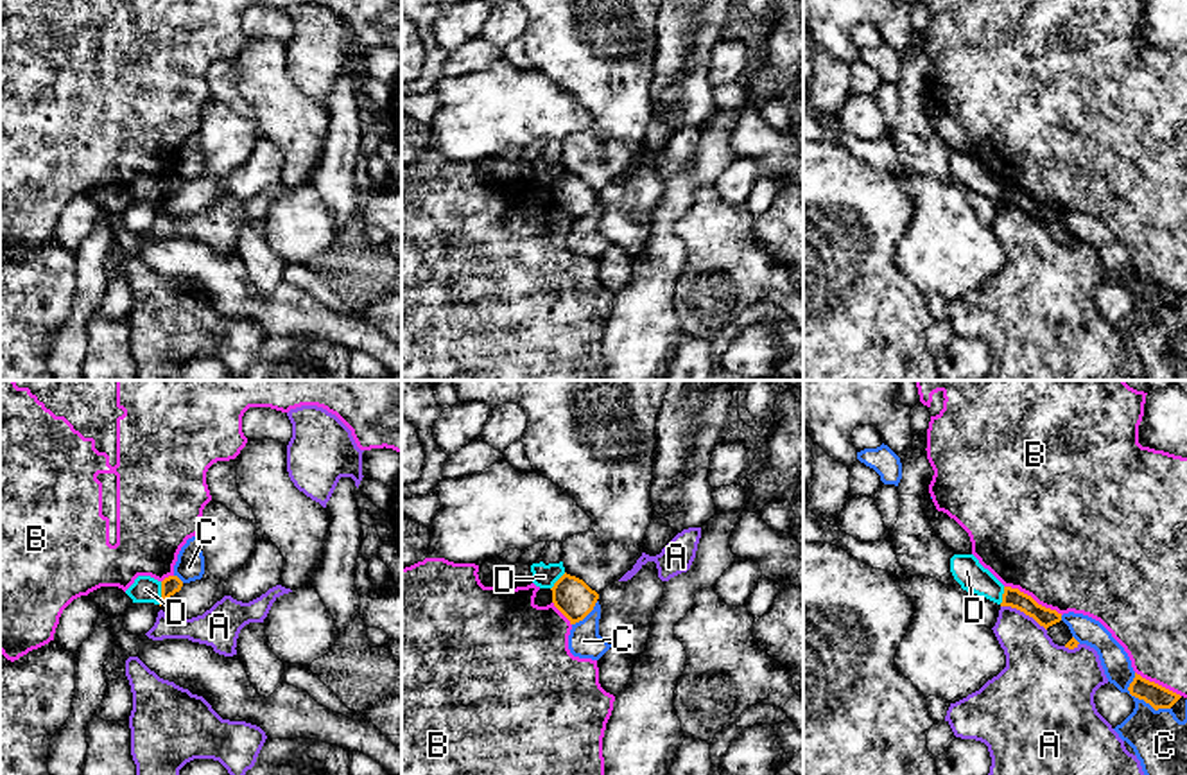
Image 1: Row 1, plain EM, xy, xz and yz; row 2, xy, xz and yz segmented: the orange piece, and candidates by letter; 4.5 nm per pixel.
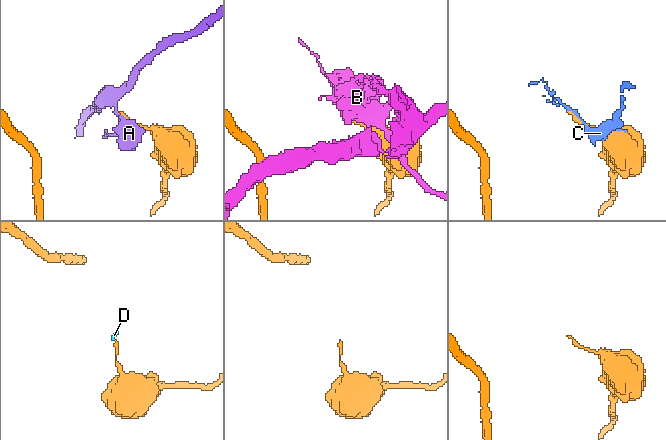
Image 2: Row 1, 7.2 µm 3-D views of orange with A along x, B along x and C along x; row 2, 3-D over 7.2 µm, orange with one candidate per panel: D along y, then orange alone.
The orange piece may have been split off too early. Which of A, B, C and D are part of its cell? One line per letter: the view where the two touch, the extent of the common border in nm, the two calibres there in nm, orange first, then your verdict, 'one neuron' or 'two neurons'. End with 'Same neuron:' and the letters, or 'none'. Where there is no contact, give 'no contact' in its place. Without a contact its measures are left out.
A: contact in yz; length 240 nm; calibres 90 and 280 nm; two neurons
B: contact in yz; length 300 nm; calibres 90 and 500 nm; two neurons
C: contact in yz; length 240 nm; calibres 100 and 260 nm; two neurons
D: contact in xy; length 110 nm; calibres 80 and 120 nm; two neurons
Same neuron: none

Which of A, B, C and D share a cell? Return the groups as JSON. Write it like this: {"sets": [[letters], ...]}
{"sets": [["A"], ["B"], ["C"], ["D"]]}

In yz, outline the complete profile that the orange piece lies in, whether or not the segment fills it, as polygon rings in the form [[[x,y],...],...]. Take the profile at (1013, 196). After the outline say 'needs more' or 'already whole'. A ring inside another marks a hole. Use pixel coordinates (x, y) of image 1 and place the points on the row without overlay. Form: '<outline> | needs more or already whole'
[[[1004,185],[1001,205],[1011,205],[1033,215],[1045,228],[1061,219],[1061,212],[1038,203],[1031,194],[1018,187]]] | already whole

